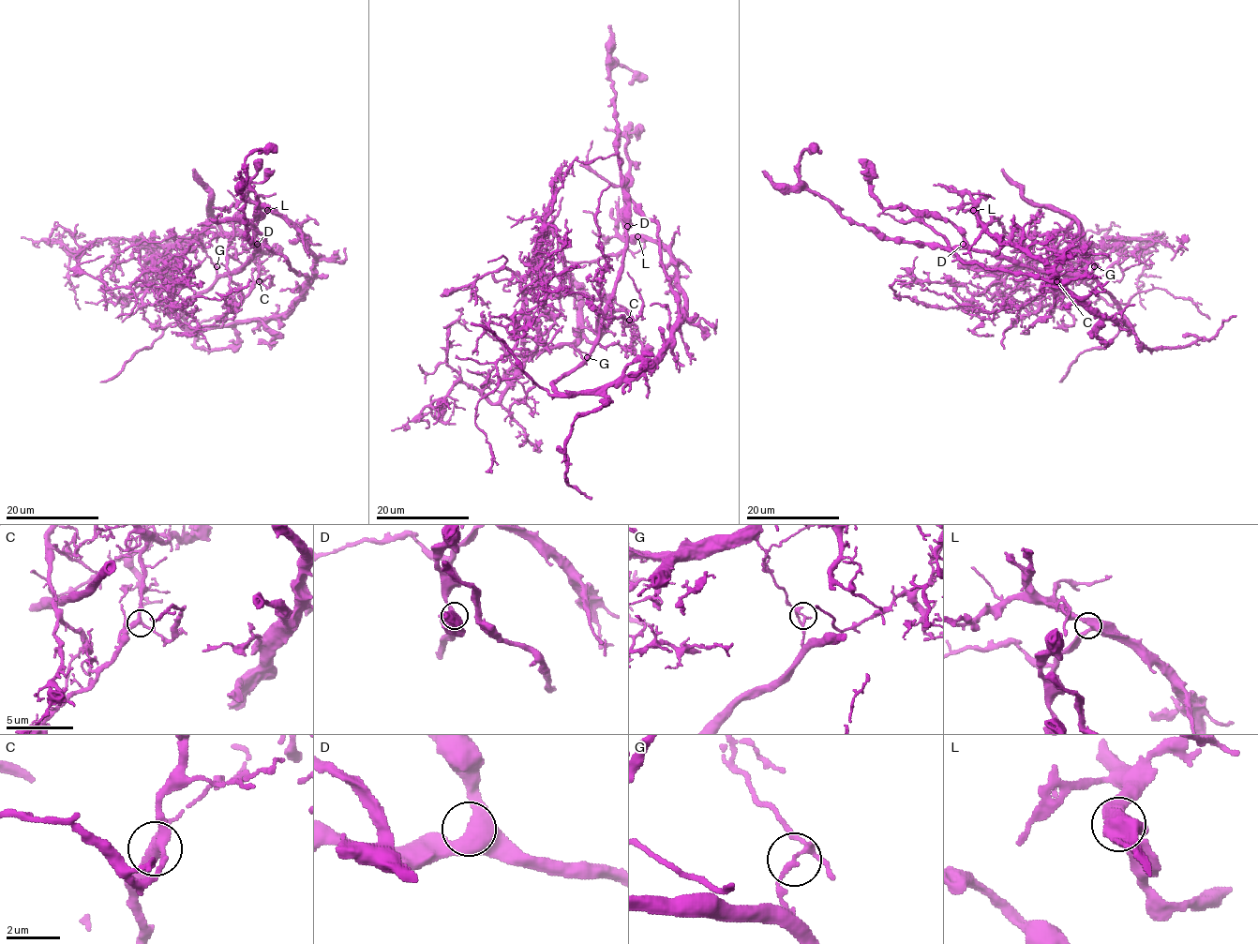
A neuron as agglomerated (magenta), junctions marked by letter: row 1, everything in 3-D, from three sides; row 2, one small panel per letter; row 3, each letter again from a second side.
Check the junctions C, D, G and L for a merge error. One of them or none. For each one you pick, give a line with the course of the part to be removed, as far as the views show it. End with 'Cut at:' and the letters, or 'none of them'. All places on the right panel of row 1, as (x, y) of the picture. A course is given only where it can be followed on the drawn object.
G: course (1095, 266), (1082, 241), (1078, 247), (1004, 272), (966, 305), (947, 308), (899, 300), (891, 286), (906, 280)
Cut at: G

